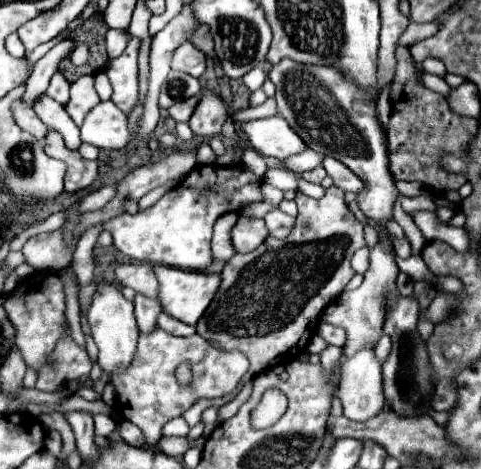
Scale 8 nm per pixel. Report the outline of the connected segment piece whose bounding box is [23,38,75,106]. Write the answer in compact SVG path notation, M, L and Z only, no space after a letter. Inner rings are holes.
M63 40L59 42L55 48L51 48L39 62L35 62L33 70L31 70L31 76L27 78L27 92L23 96L23 100L33 106L35 98L39 98L39 94L43 94L49 86L49 80L51 76L57 72L59 68L59 62L63 58L67 58L75 48L75 42L73 40Z

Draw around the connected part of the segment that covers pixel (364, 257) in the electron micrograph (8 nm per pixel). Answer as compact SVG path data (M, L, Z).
M364 246L352 257L351 265L356 273L364 275L370 266L370 250Z

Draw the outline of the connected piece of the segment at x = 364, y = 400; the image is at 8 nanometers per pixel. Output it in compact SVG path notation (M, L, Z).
M371 348L359 350L355 356L351 356L343 368L341 368L341 382L339 382L339 400L343 402L343 414L353 422L365 422L373 416L377 416L383 410L385 398L383 398L383 384L381 384L381 364L375 358L375 352Z

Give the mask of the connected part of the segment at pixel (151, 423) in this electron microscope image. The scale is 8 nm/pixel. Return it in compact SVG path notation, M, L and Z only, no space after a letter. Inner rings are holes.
M155 326L149 334L139 334L139 346L133 362L125 370L117 370L111 374L111 384L119 394L119 410L125 420L133 422L143 430L149 444L155 446L161 438L161 428L175 416L187 412L201 398L223 398L231 394L241 378L245 376L249 362L238 350L223 352L215 350L203 336L177 337ZM181 362L191 366L193 378L187 386L179 384L175 378L175 370Z

